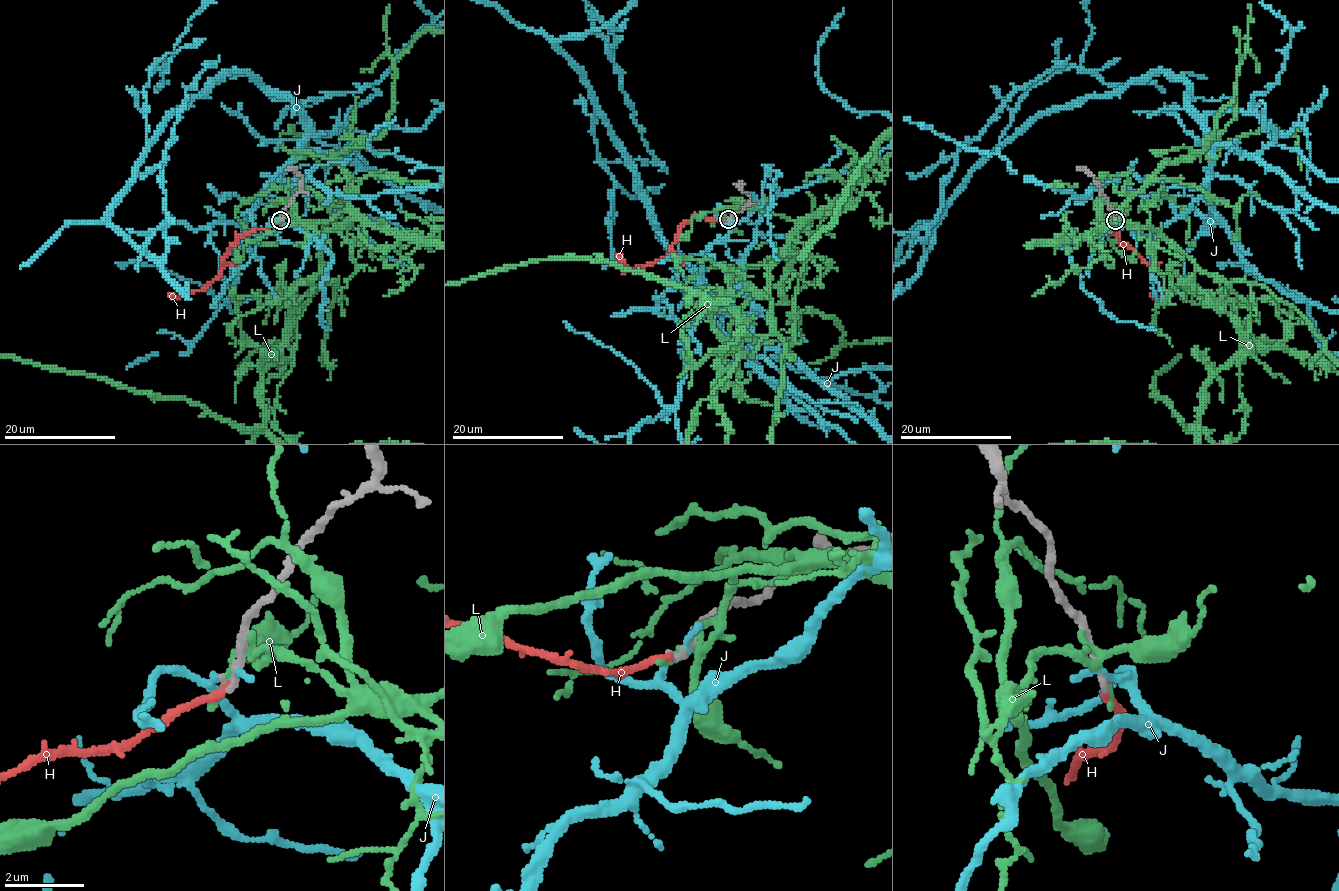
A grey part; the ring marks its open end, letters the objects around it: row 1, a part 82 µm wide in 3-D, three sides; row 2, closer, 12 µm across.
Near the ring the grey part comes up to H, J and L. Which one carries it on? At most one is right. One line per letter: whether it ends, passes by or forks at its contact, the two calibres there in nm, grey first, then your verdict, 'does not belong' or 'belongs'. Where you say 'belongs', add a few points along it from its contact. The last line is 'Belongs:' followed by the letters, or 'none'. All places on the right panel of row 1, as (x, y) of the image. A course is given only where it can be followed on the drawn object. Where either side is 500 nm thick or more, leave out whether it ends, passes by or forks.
H: it ends there; 180 nm thick on the grey side, 160 nm on the other; belongs
J: it passes by; 200 nm thick on the grey side, 130 nm on the other; does not belong
L: it forks there; 220 nm thick on the grey side, 150 nm on the other; does not belong
Belongs: H

